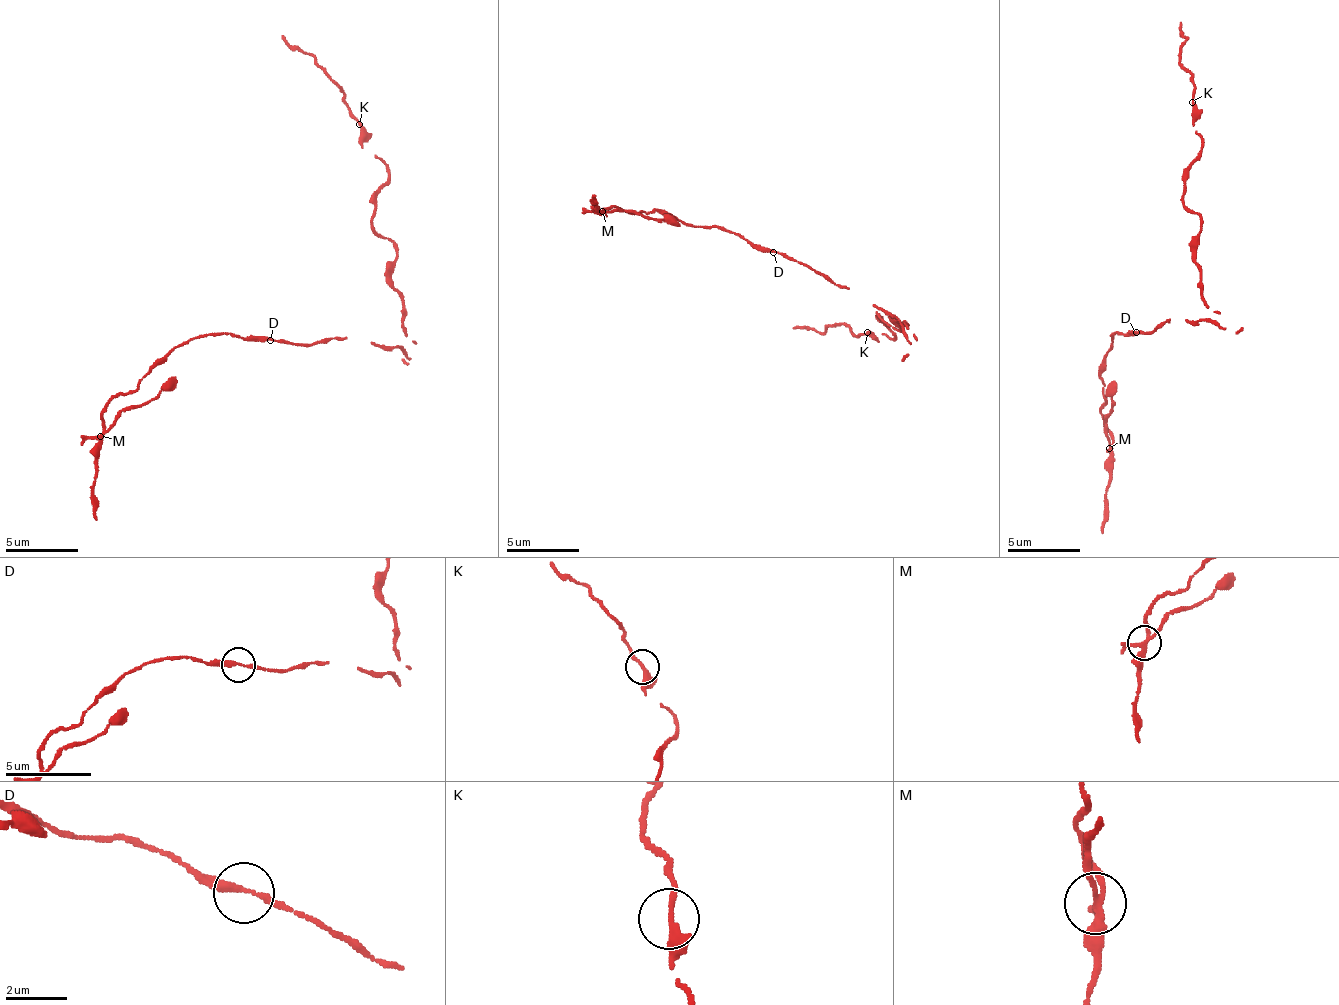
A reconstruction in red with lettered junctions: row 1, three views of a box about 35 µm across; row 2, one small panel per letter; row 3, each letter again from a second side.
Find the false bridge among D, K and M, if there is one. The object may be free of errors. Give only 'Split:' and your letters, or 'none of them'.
Split: M

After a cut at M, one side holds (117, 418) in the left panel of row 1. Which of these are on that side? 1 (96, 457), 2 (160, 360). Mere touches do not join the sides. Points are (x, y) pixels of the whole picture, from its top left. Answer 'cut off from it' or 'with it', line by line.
1: cut off from it
2: cut off from it

